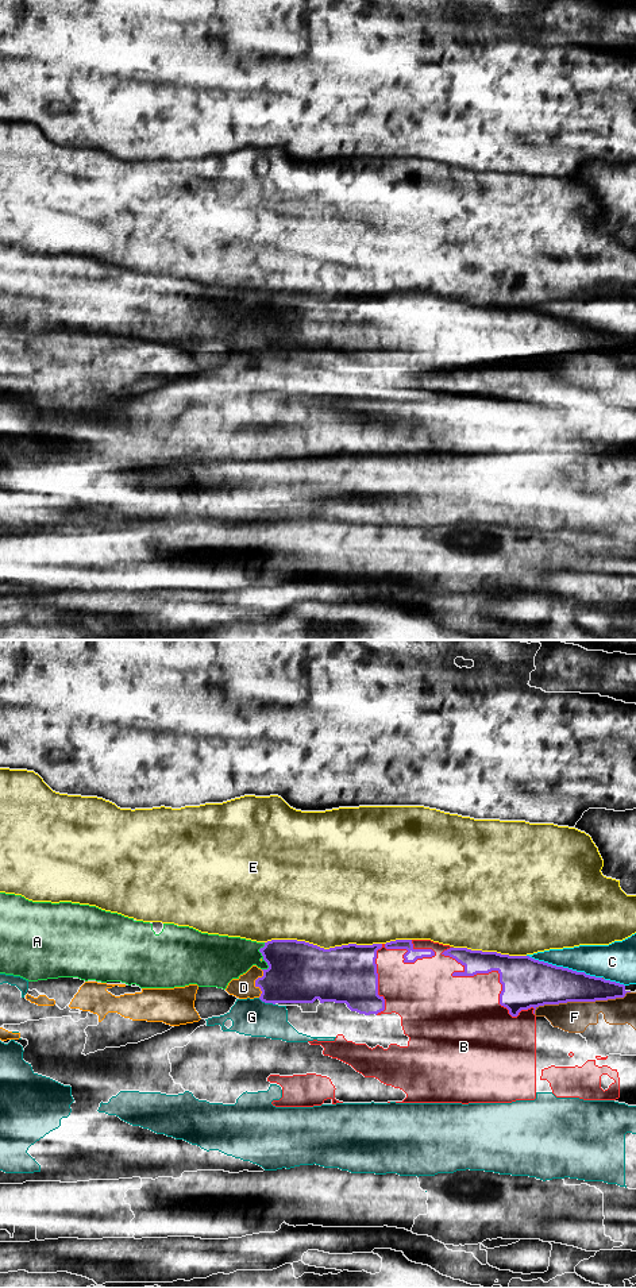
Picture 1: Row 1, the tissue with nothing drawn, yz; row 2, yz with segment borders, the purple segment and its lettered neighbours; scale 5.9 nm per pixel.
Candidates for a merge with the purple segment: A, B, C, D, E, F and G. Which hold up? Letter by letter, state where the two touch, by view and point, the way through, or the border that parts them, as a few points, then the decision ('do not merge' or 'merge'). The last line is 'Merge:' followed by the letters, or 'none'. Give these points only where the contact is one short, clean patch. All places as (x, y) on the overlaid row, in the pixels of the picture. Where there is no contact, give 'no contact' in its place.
A: yz (263, 957) | do not merge
B: yz (381, 947) | do not merge
C: yz (565, 968) | do not merge
D: yz (255, 983) | merge
E: yz (323, 948) | do not merge
F: yz (581, 1001) | do not merge
G: yz (266, 1002) | along yz (258, 998), (274, 1005) | do not merge
Merge: D

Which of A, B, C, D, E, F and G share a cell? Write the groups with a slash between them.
A / B / C / D / E / F / G

